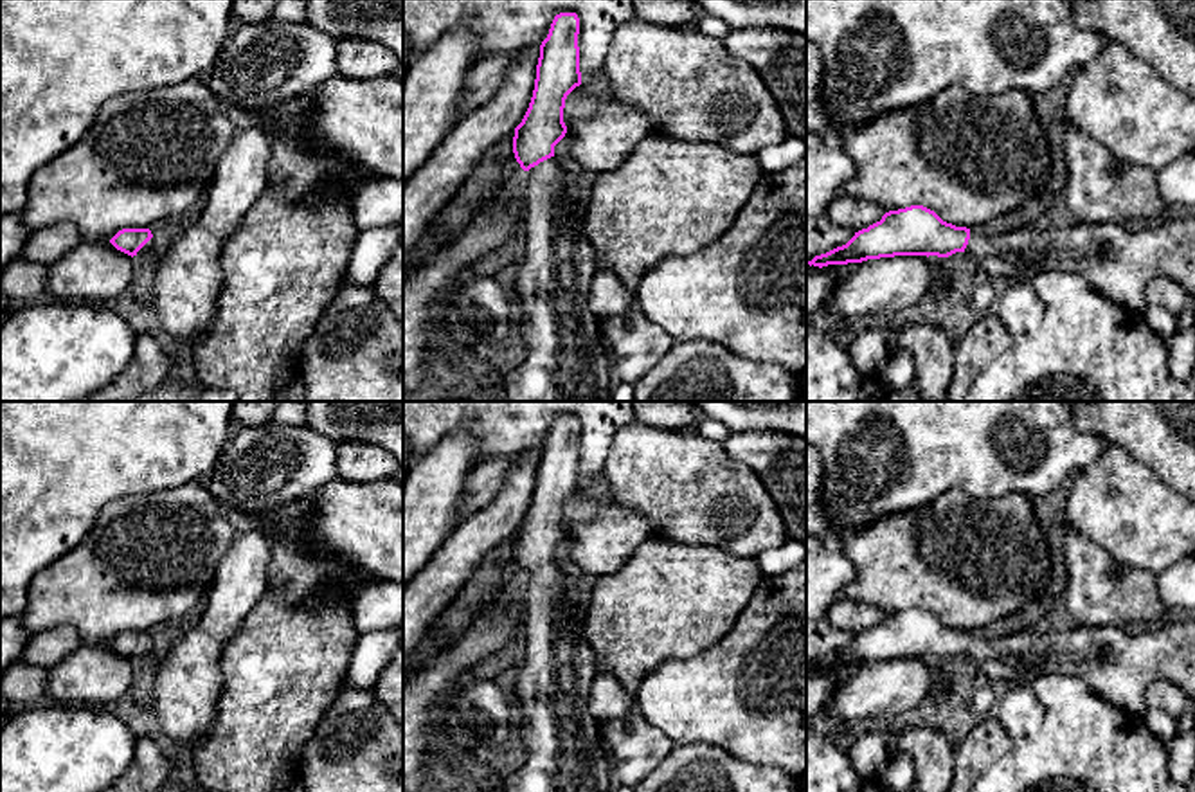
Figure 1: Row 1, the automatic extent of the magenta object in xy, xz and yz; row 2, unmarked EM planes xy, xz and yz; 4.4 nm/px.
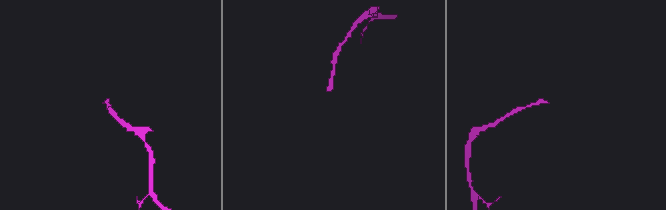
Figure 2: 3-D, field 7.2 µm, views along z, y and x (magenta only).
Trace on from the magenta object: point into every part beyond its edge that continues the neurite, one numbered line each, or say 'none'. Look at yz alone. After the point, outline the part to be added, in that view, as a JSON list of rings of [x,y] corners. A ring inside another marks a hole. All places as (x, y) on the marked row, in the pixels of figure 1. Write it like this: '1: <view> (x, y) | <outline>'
1: yz (1118, 261) | [[[1195,214],[1159,227],[1062,218],[993,236],[970,229],[965,252],[983,266],[995,299],[1011,284],[1056,270],[1082,275],[1132,313],[1145,311],[1143,292],[1155,277],[1177,281],[1195,302]]]

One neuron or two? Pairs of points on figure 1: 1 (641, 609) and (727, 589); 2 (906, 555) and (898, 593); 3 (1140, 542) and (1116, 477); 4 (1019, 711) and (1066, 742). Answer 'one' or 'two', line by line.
1: one
2: one
3: one
4: two

